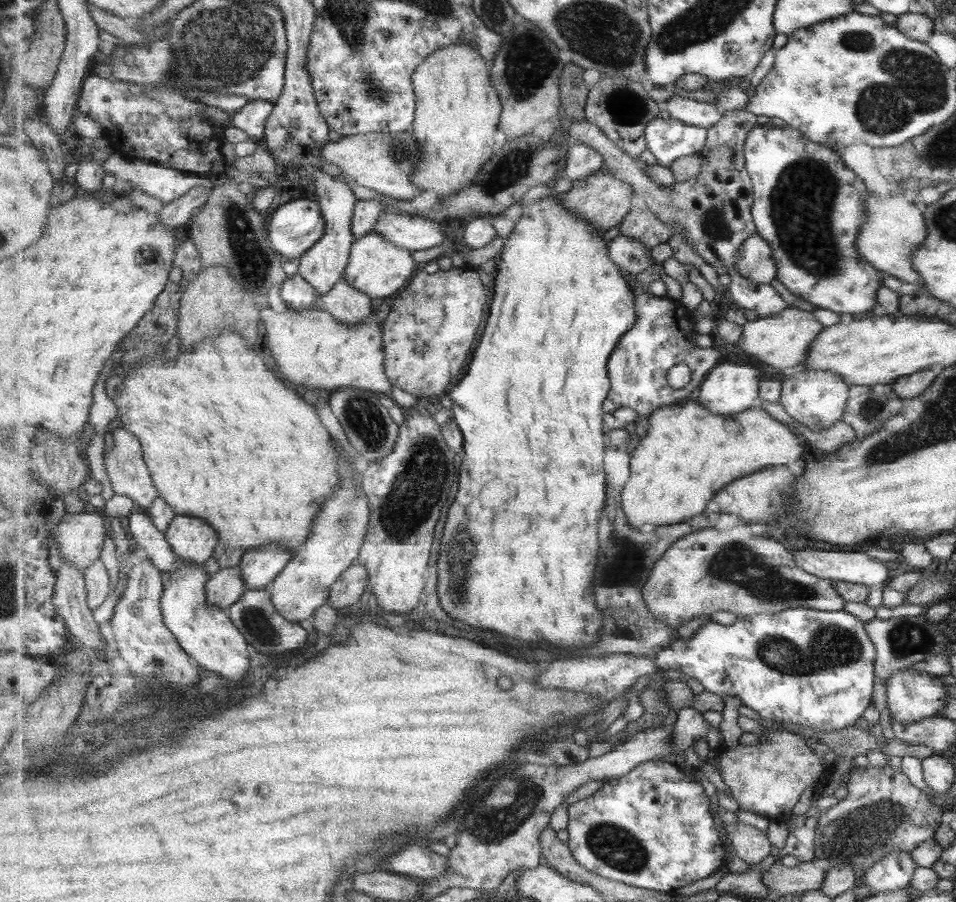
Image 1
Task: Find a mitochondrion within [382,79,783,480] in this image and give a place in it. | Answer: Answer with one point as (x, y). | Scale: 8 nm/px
(511, 167)

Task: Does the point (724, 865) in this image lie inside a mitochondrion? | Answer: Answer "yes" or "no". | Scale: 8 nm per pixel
no

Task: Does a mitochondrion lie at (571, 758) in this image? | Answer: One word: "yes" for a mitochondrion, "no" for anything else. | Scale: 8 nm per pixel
no

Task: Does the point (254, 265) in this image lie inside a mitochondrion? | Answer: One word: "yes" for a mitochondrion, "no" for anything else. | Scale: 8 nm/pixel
yes

